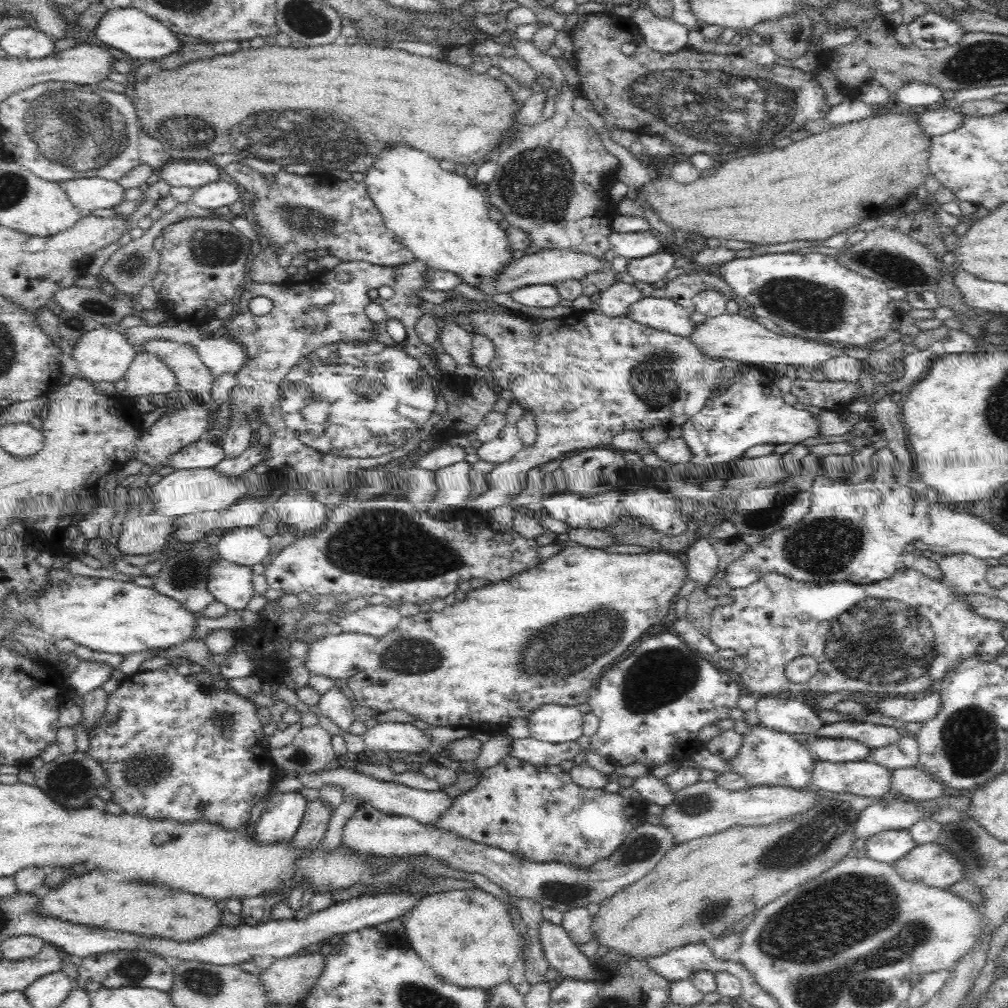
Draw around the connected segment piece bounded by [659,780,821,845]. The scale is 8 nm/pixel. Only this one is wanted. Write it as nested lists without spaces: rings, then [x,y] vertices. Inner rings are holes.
[[[700,780],[675,792],[674,802],[666,806],[659,816],[659,825],[670,829],[674,833],[674,841],[679,845],[695,838],[718,834],[736,825],[762,826],[789,819],[809,809],[816,801],[821,802],[820,796],[810,790],[754,785],[748,790],[732,792],[716,785],[714,781]]]

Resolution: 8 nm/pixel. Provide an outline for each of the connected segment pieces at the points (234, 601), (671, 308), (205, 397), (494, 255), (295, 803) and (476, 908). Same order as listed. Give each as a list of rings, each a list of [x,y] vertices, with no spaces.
[[[222,558],[214,560],[208,570],[206,589],[214,595],[214,600],[225,604],[228,610],[246,609],[255,594],[252,575],[252,567],[234,564]]]
[[[644,297],[634,302],[625,315],[645,327],[683,337],[690,336],[697,326],[684,307],[668,298]]]
[[[166,339],[148,340],[142,346],[144,352],[156,355],[174,372],[178,389],[188,391],[205,405],[210,403],[215,378],[212,371],[202,363],[194,347]]]
[[[398,144],[398,146],[390,148],[388,152],[384,152],[384,154],[372,164],[371,168],[365,173],[366,178],[363,184],[366,186],[370,199],[373,200],[377,210],[381,213],[385,227],[396,235],[396,237],[398,237],[414,253],[416,258],[427,264],[430,269],[445,270],[446,272],[451,272],[452,274],[457,275],[462,279],[462,283],[467,284],[470,287],[476,287],[477,285],[488,283],[499,276],[498,272],[500,272],[500,270],[504,270],[506,266],[510,266],[510,264],[514,262],[514,258],[512,257],[513,250],[510,249],[510,245],[508,245],[508,235],[506,235],[507,233],[500,228],[497,222],[493,222],[489,218],[490,206],[486,203],[486,200],[484,200],[482,192],[476,188],[475,183],[468,181],[465,176],[458,176],[458,174],[442,170],[439,163],[440,162],[436,161],[434,158],[430,158],[428,154],[416,150],[416,148],[410,148],[410,146]]]
[[[299,791],[274,795],[256,821],[254,839],[264,845],[288,843],[300,826],[308,803]]]
[[[480,888],[434,893],[402,916],[405,944],[446,982],[462,988],[492,989],[508,981],[510,968],[520,954],[520,936],[509,910]]]

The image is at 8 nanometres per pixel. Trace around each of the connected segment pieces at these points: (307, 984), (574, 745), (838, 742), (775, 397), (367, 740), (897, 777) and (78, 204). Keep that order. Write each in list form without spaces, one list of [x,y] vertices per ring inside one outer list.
[[[319,952],[276,959],[258,974],[269,1001],[299,1007],[322,974],[324,958]]]
[[[532,737],[521,738],[520,740],[510,739],[512,739],[510,756],[538,766],[560,766],[562,762],[573,760],[576,754],[583,751],[577,741],[552,744]]]
[[[808,736],[808,750],[819,761],[832,763],[867,761],[872,748],[858,741],[845,738],[822,738]]]
[[[740,363],[734,376],[734,382],[725,390],[718,389],[719,383],[712,390],[712,395],[706,400],[702,410],[691,416],[685,424],[681,425],[681,437],[686,441],[692,453],[692,473],[689,475],[689,482],[699,485],[707,480],[729,478],[730,467],[728,464],[736,458],[743,456],[748,448],[760,444],[800,444],[806,438],[816,438],[820,433],[820,426],[810,411],[798,405],[784,403],[782,391],[773,381],[768,379],[762,372],[758,371],[760,366]]]
[[[383,722],[368,729],[363,734],[365,750],[393,750],[394,752],[420,752],[432,744],[432,737],[423,731],[420,723]]]
[[[916,767],[891,771],[890,788],[912,801],[934,800],[943,795],[941,783]]]
[[[73,179],[60,183],[60,187],[70,198],[71,204],[85,214],[95,210],[114,209],[125,198],[125,189],[114,180]]]

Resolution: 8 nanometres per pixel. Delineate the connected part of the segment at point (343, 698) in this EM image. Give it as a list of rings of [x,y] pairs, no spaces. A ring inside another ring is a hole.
[[[338,686],[330,688],[326,694],[321,696],[317,706],[324,716],[327,716],[334,724],[349,732],[350,724],[355,721],[355,706]]]

